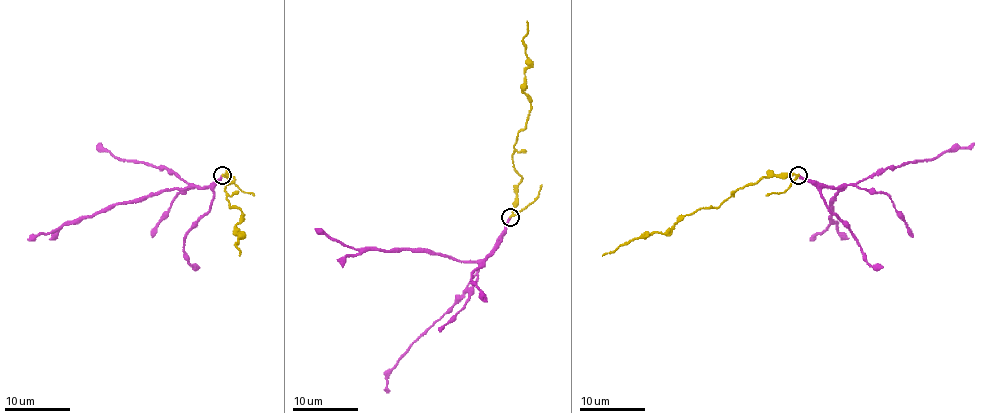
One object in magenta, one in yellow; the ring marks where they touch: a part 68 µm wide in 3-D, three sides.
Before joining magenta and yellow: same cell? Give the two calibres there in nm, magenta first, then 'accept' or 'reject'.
280/200 nm | reject

